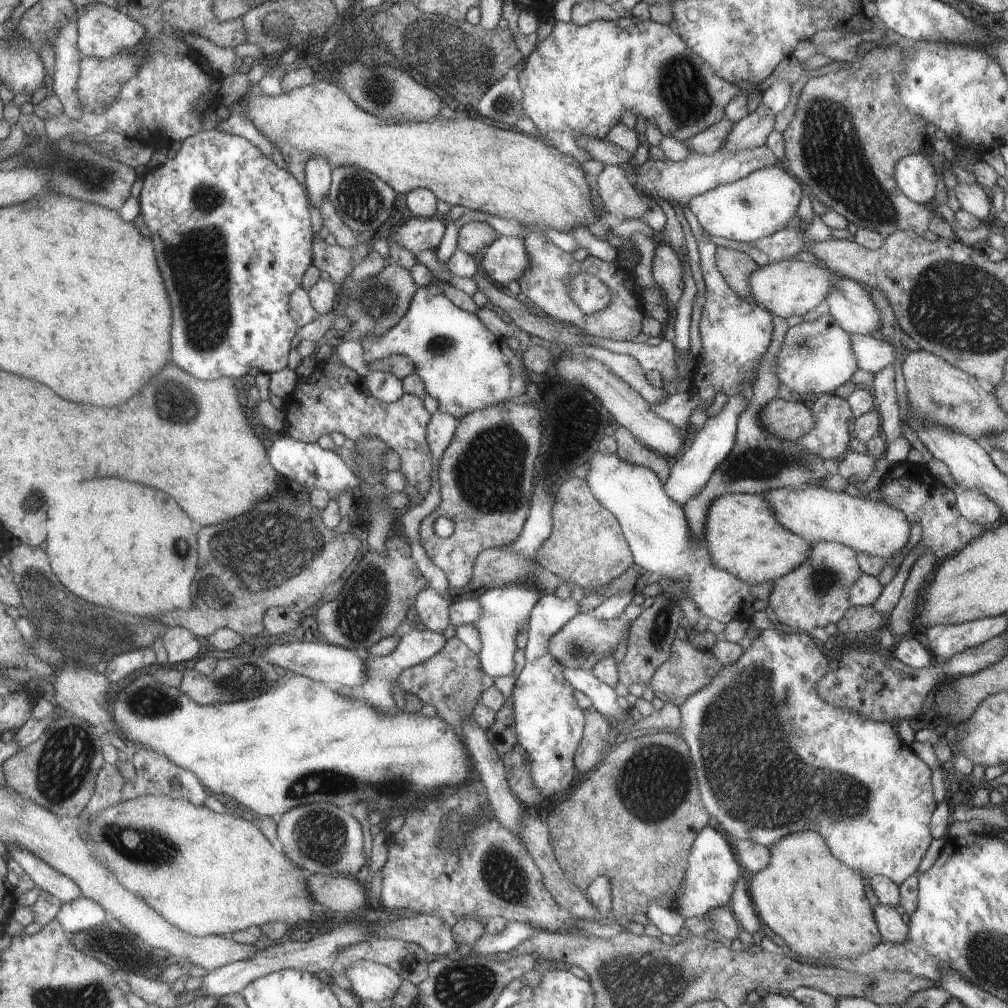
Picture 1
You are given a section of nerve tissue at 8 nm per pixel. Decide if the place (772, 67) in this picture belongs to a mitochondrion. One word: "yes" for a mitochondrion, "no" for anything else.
no

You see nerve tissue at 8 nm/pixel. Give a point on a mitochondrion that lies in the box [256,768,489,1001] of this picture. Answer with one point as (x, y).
(322, 836)

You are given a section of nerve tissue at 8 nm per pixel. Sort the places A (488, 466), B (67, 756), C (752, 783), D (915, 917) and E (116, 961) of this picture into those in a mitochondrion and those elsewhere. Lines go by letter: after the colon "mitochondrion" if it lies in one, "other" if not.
A: mitochondrion
B: mitochondrion
C: mitochondrion
D: other
E: mitochondrion

